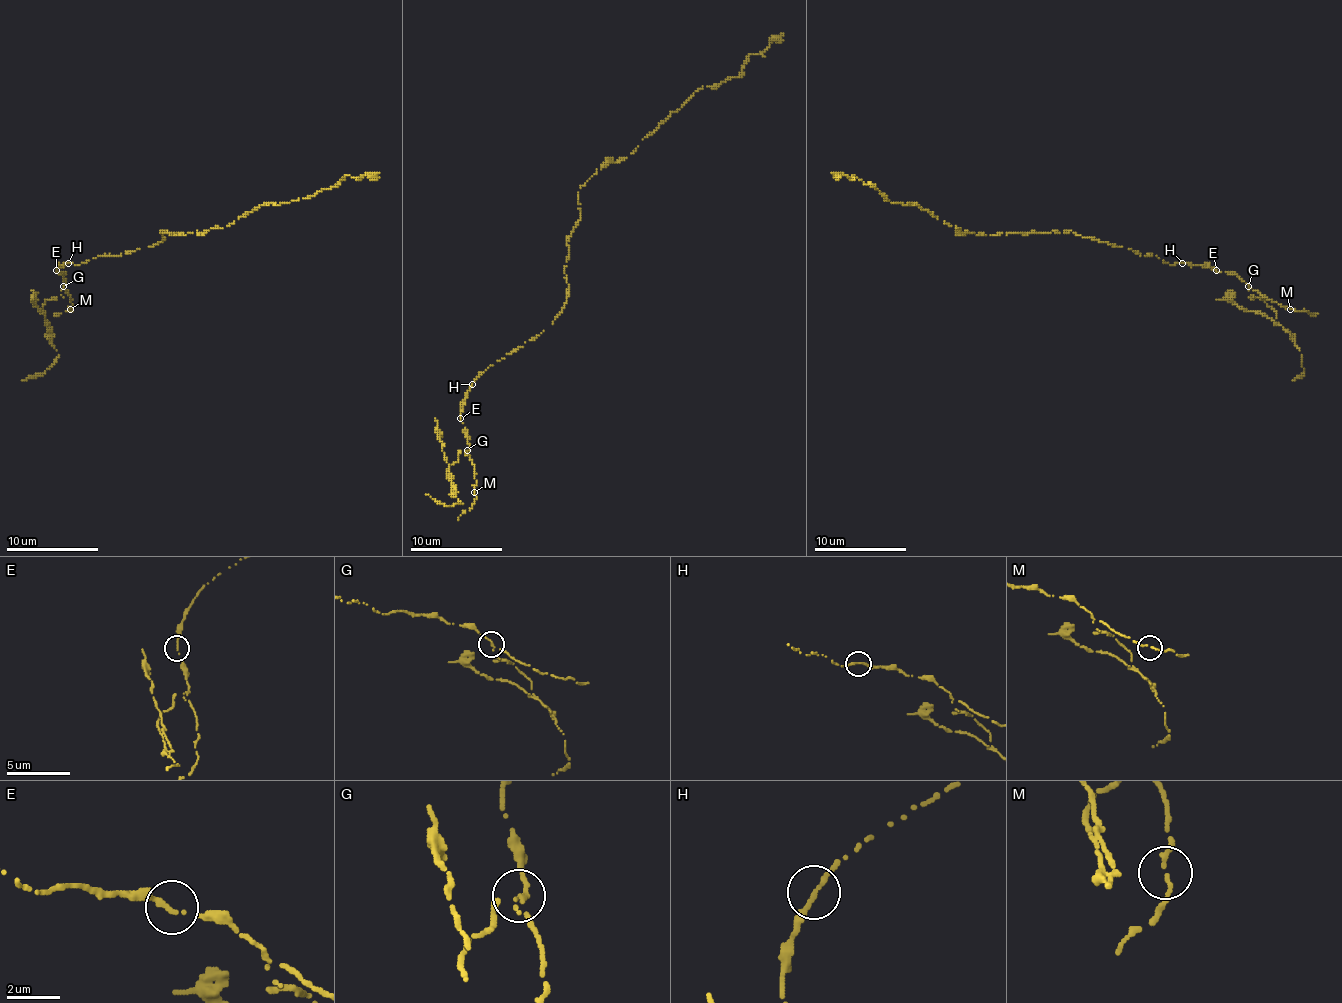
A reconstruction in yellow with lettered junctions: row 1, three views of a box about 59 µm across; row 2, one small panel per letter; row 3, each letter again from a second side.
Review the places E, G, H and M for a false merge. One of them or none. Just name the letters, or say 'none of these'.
G

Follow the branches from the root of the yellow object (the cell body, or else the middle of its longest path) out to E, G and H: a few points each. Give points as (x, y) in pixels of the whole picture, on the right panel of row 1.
E: (1080, 235), (1131, 249), (1140, 256), (1156, 256), (1170, 265), (1189, 263), (1216, 270)
G: (1080, 235), (1131, 249), (1140, 256), (1156, 256), (1170, 265), (1189, 263), (1219, 272), (1235, 272), (1249, 286)
H: (1080, 235), (1131, 249), (1140, 256), (1156, 256), (1170, 265), (1182, 263)

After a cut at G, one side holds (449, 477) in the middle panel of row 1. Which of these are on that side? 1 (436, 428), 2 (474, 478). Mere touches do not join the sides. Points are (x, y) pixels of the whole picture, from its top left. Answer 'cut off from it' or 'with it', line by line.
1: with it
2: cut off from it

